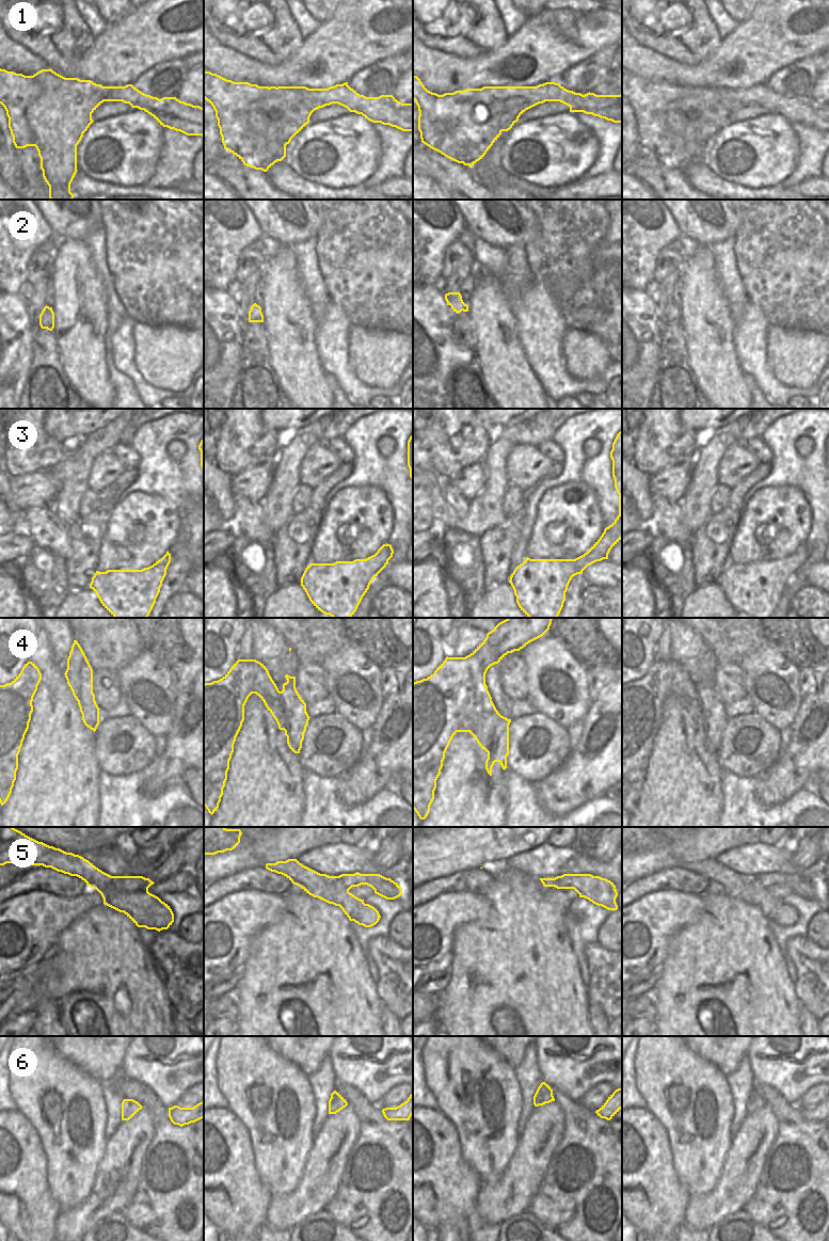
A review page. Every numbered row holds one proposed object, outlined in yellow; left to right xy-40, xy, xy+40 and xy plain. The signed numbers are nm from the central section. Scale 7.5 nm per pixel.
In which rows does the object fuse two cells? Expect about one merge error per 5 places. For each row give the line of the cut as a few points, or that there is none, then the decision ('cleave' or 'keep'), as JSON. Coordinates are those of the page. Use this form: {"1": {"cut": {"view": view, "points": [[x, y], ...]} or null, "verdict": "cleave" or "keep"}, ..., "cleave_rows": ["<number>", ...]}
{"1": {"cut": {"view": "xy", "points": [[260, 99], [248, 113], [257, 134], [257, 147], [249, 165]]}, "verdict": "cleave"}, "2": {"cut": null, "verdict": "keep"}, "3": {"cut": null, "verdict": "keep"}, "4": {"cut": {"view": "xy", "points": [[280, 691], [288, 718], [287, 736]]}, "verdict": "cleave"}, "5": {"cut": null, "verdict": "keep"}, "6": {"cut": null, "verdict": "keep"}, "cleave_rows": ["1", "4"]}

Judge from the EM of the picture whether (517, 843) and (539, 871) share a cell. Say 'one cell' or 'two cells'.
two cells

